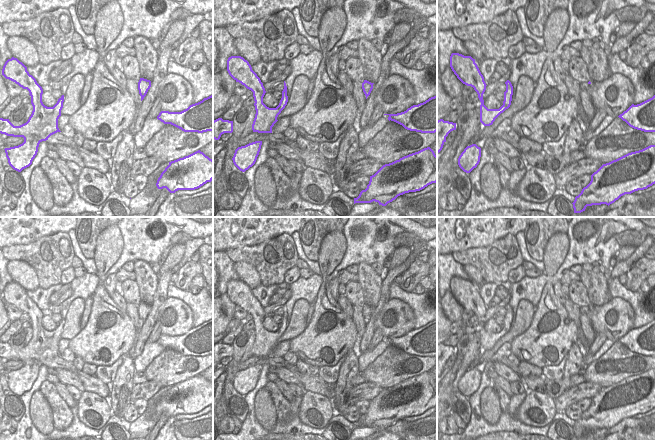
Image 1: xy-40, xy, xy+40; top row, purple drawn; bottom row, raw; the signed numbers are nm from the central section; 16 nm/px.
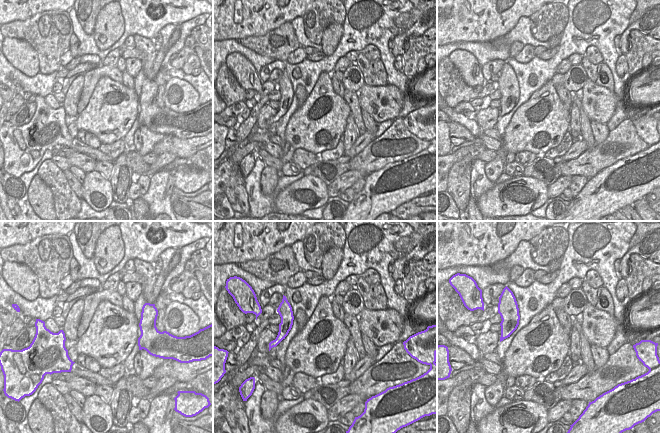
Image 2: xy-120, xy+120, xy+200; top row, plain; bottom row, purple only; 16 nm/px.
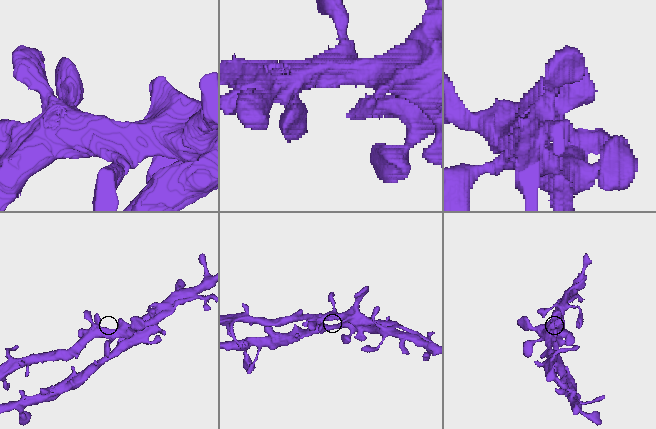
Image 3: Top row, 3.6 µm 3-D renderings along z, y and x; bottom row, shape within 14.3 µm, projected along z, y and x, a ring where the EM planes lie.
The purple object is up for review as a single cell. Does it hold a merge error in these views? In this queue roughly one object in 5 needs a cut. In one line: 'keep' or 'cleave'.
keep

